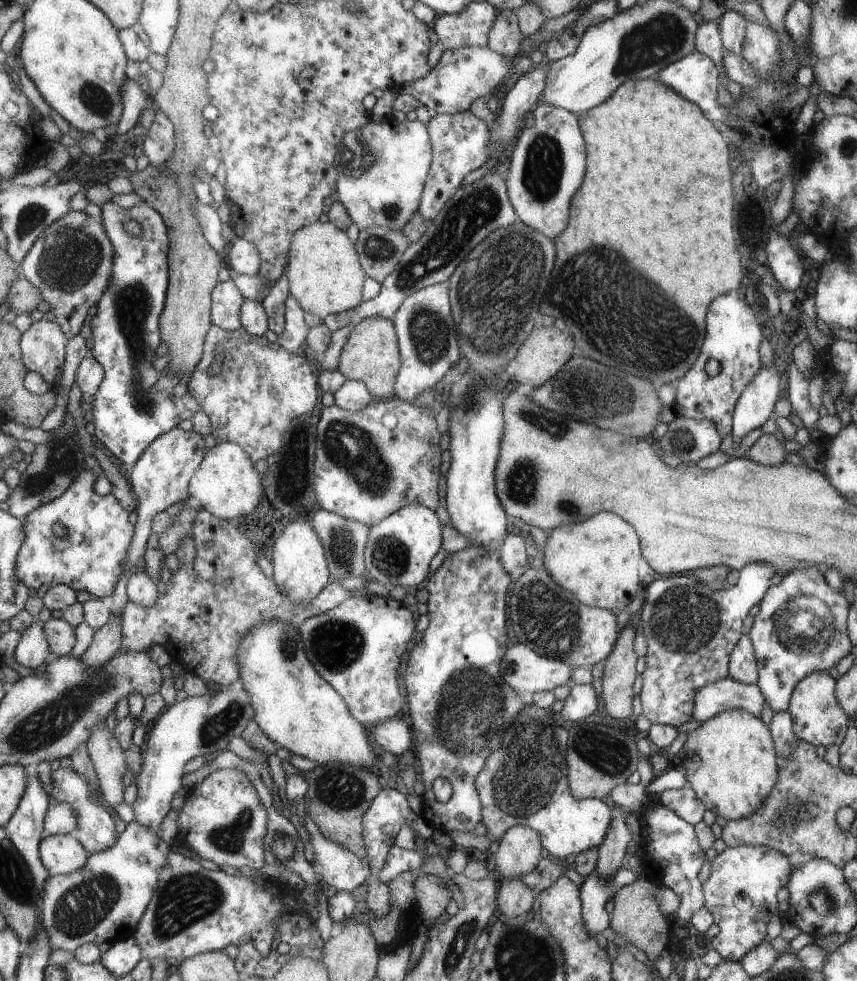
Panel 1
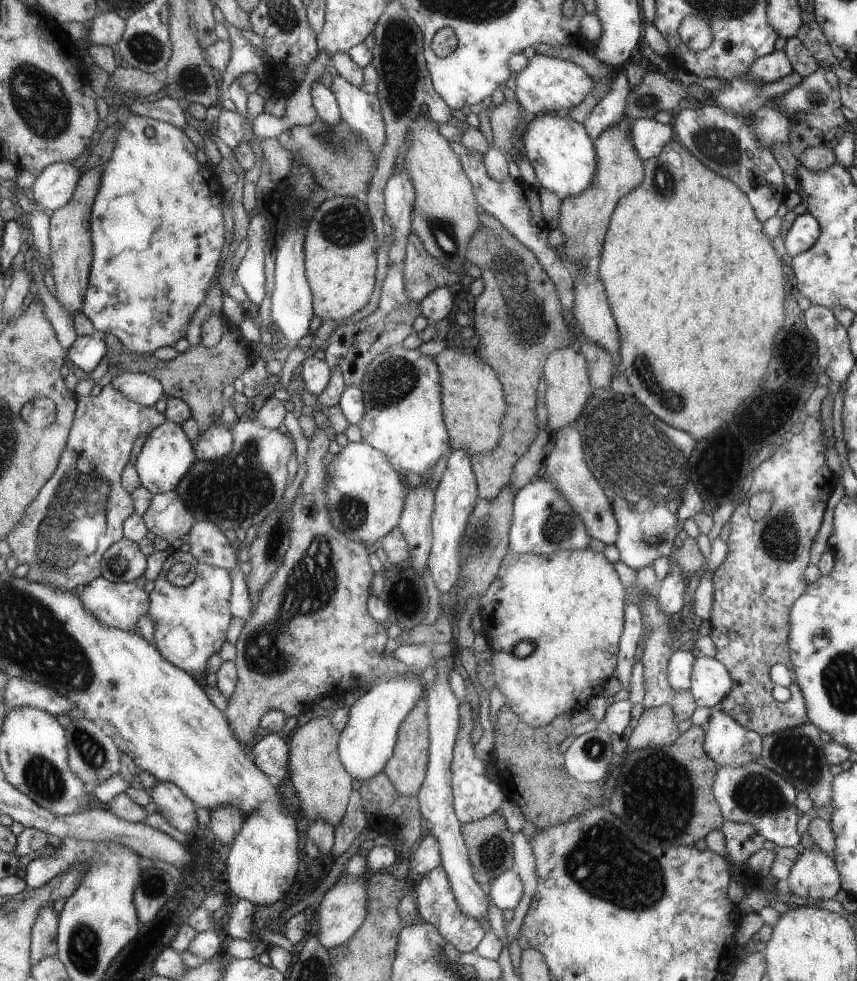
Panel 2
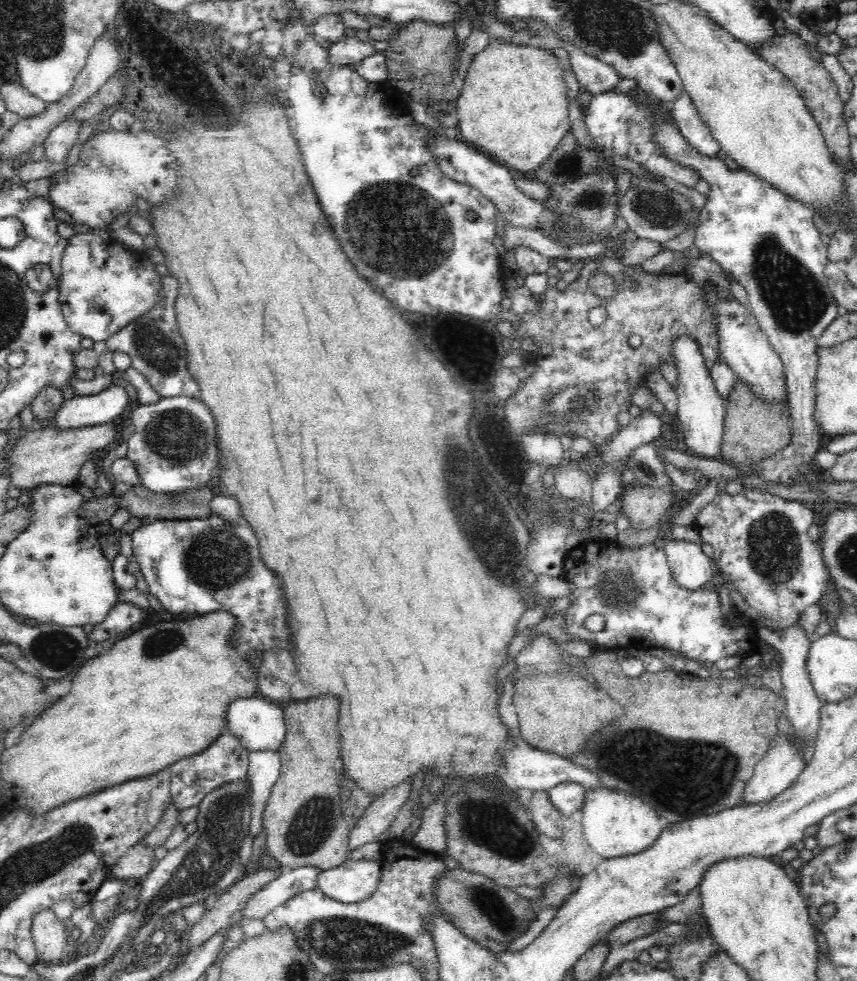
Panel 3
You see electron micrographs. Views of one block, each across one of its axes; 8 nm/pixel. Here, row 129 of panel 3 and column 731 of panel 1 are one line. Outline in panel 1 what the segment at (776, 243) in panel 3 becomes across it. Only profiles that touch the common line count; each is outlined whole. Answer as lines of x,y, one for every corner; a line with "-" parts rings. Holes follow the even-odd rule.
743,634
730,654
728,676
744,684
756,683
758,680
754,649
747,634

